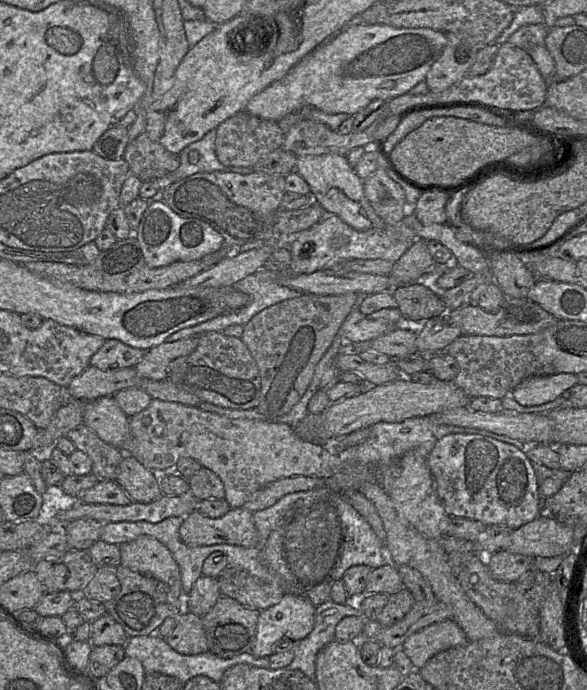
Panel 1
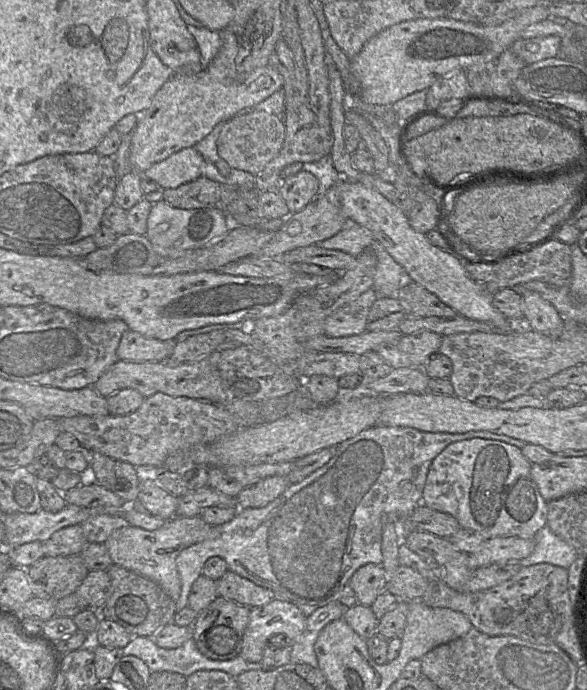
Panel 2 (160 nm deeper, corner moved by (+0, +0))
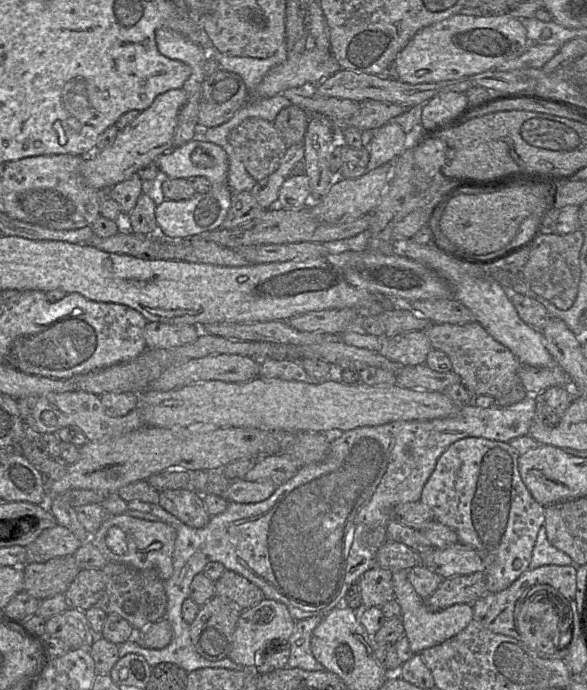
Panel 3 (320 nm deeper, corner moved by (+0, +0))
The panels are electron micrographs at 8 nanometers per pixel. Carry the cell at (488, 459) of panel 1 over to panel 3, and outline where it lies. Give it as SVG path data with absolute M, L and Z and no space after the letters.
M477 437L460 439L451 444L439 457L433 473L422 489L420 502L431 511L434 520L456 531L460 543L473 547L482 556L486 565L484 573L486 575L487 593L496 593L506 589L522 573L529 569L533 547L535 545L539 529L545 522L545 507L533 498L520 476L518 468L519 456L520 455L508 444L508 442Z

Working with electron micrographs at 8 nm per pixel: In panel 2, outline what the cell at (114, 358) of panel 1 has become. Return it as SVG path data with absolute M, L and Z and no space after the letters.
M126 331L117 348L117 358L129 362L164 362L173 352L177 341L147 338L140 333Z

